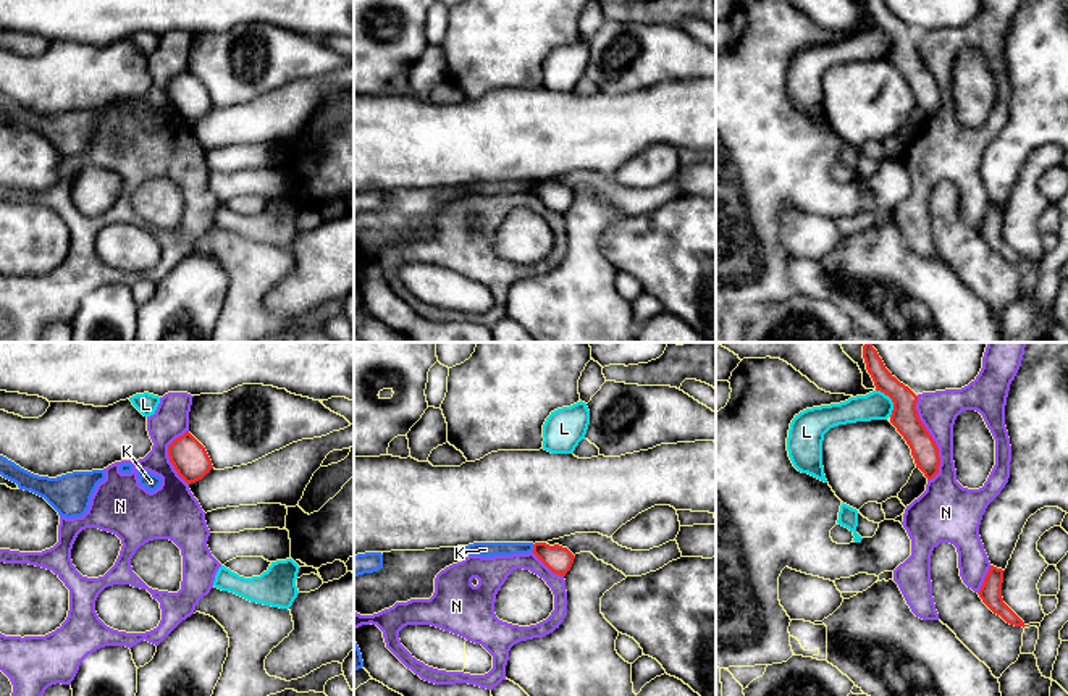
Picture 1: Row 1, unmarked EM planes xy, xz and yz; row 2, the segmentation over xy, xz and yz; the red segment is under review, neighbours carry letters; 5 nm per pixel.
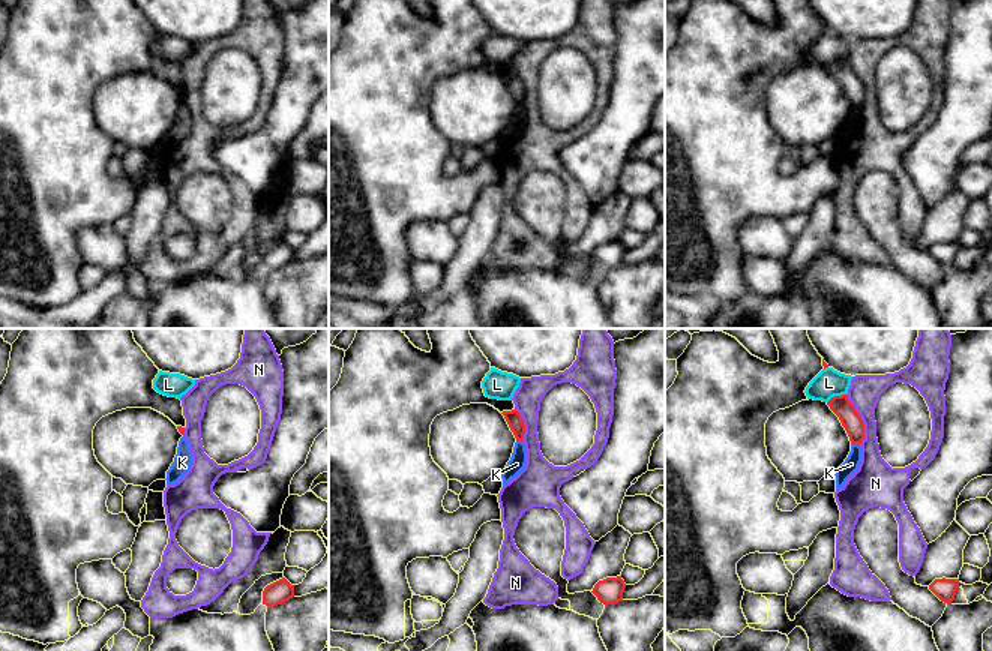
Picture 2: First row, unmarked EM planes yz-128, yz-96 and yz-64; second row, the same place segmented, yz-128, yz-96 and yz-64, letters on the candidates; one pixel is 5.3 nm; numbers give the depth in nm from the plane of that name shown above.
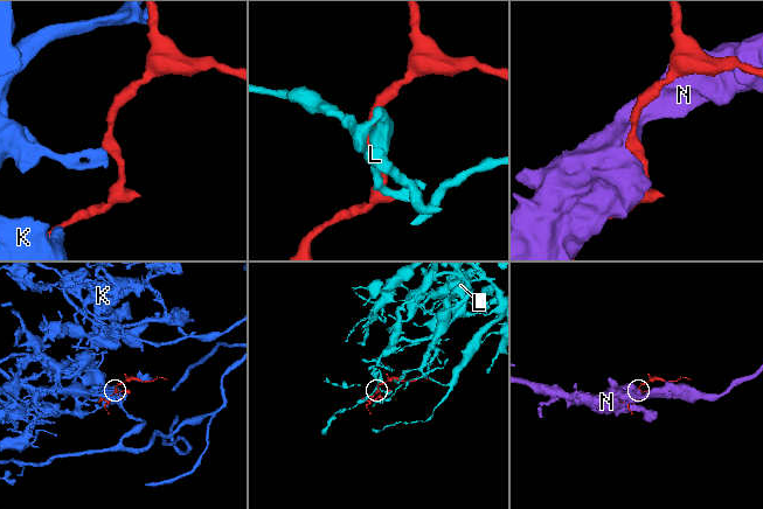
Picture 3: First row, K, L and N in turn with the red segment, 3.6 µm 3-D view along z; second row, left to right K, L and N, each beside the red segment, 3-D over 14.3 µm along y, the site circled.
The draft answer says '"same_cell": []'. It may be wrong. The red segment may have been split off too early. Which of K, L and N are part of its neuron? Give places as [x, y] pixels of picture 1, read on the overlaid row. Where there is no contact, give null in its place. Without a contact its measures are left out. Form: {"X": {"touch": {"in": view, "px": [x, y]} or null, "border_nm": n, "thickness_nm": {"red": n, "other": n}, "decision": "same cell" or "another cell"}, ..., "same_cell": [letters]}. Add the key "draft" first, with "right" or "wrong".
{"draft": "right", "K": {"touch": {"in": "xz", "px": [534, 548]}, "border_nm": 40, "thickness_nm": {"red": 140, "other": 80}, "decision": "another cell"}, "L": {"touch": {"in": "yz", "px": [892, 401]}, "border_nm": 150, "thickness_nm": {"red": 140, "other": 140}, "decision": "another cell"}, "N": {"touch": {"in": "yz", "px": [931, 438]}, "border_nm": 440, "thickness_nm": {"red": 140, "other": 190}, "decision": "another cell"}, "same_cell": []}

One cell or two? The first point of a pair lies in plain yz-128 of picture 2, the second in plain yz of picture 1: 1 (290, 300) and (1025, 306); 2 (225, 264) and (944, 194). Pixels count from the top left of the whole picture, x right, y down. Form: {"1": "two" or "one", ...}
{"1": "one", "2": "two"}

